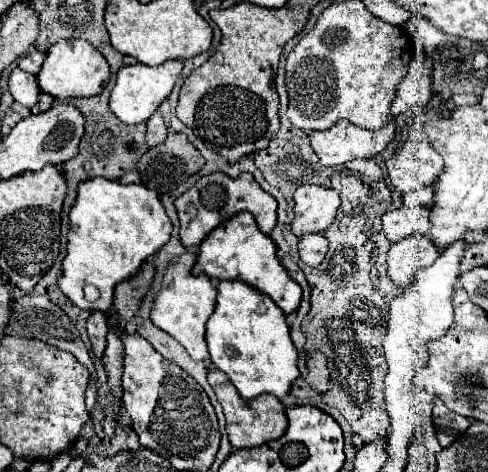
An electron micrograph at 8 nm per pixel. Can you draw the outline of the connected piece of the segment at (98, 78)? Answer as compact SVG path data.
M60 40L60 42L56 42L48 50L40 72L36 74L38 88L42 92L58 98L58 100L96 96L104 90L104 86L108 84L108 78L110 78L108 62L102 60L102 54L98 54L98 50L94 50L94 46L90 46L84 40Z

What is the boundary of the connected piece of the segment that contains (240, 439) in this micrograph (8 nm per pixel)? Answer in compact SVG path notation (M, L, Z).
M210 370L208 372L208 384L212 386L212 390L216 392L218 402L222 404L222 410L224 410L224 416L226 416L228 440L230 440L230 444L234 448L254 448L254 446L262 446L262 444L266 444L270 440L280 438L286 432L288 420L286 420L284 406L272 394L262 394L262 396L256 396L252 400L244 400L236 392L236 388L228 382L228 376L224 372L220 372L220 370Z

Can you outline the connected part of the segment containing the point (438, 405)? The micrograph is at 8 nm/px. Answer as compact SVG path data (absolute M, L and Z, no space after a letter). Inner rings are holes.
M434 398L432 420L434 420L436 436L438 436L438 442L442 444L442 448L450 446L470 426L470 420L466 420L464 416L448 410L446 404L440 398Z

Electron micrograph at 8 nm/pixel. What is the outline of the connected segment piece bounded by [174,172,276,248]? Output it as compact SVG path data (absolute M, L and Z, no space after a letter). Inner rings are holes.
M214 172L214 174L208 174L208 176L202 176L198 178L198 182L186 190L182 196L176 198L174 202L176 210L178 210L178 216L180 216L180 240L186 248L192 248L192 246L198 246L206 234L210 230L214 230L216 226L220 226L222 222L226 222L226 216L234 216L238 212L252 212L254 218L256 218L256 224L258 228L264 232L264 234L270 234L272 228L276 226L276 200L264 192L252 178L252 174L240 174L238 178L230 178L222 172ZM188 206L194 206L196 208L196 216L190 218L186 214L186 208Z

